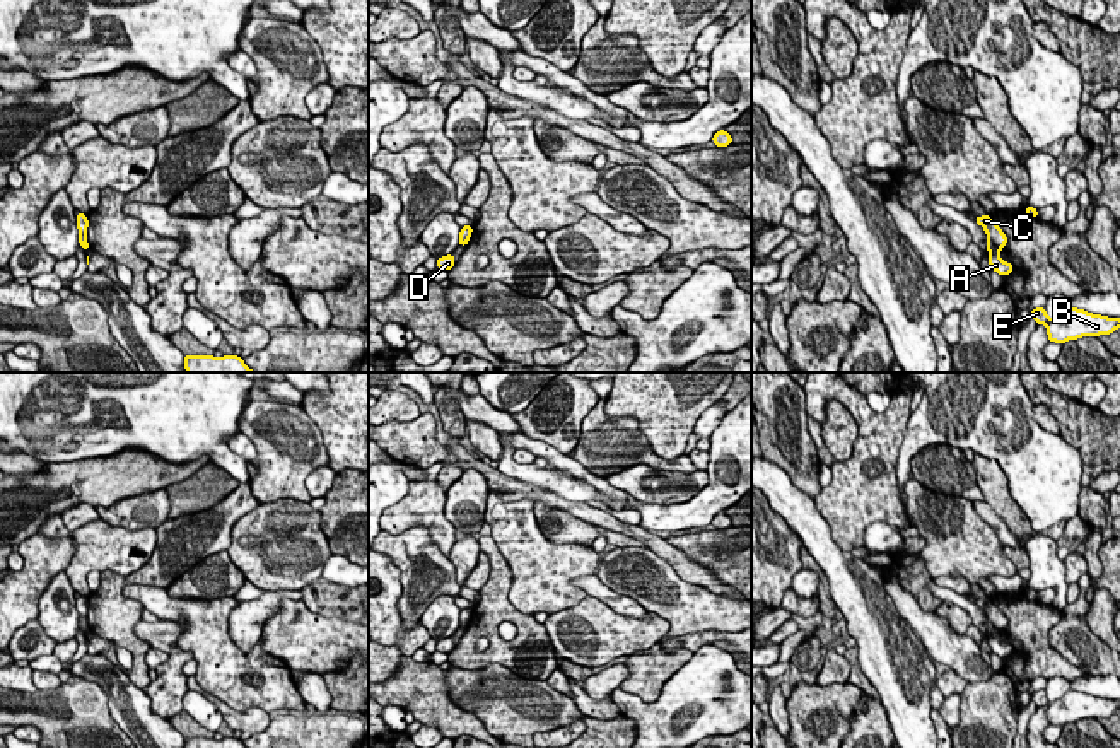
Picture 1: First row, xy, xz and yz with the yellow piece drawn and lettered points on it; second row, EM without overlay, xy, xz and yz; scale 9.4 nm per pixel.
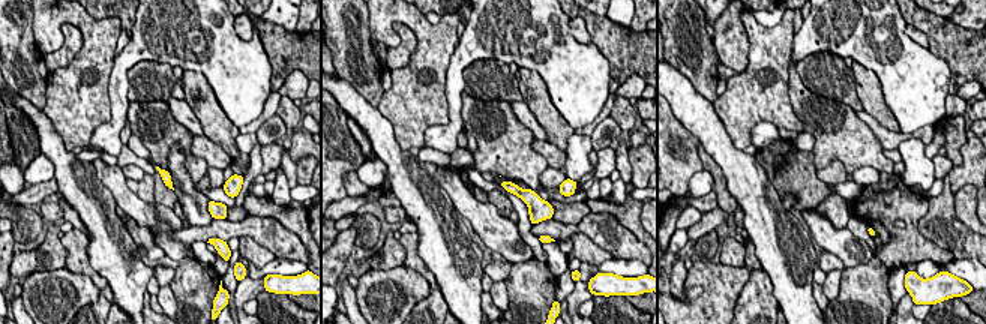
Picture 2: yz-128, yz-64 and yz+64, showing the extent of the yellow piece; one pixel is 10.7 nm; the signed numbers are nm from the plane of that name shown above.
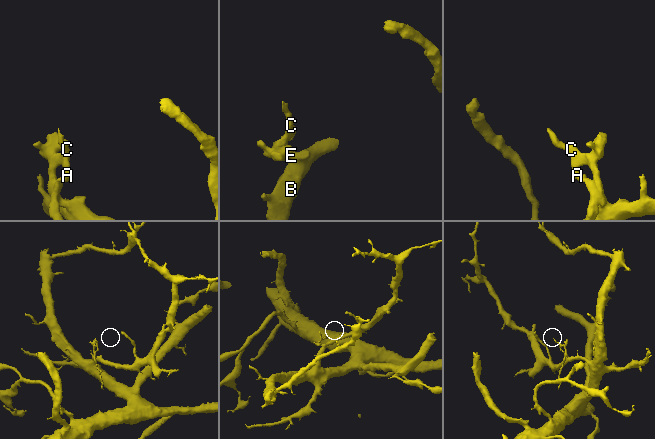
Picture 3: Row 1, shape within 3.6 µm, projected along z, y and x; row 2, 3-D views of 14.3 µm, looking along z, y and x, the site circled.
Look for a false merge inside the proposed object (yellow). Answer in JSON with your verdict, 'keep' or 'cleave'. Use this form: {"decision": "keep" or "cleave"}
{"decision": "keep"}

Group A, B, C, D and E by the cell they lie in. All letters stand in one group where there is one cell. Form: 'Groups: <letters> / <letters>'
Groups: A B C D E

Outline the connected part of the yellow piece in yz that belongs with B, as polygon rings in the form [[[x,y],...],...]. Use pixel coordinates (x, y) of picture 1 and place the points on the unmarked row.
[[[1045,690],[1031,692],[1031,700],[1036,707],[1047,709],[1048,724],[1065,726],[1067,722],[1077,722],[1081,719],[1110,717],[1120,710],[1120,700],[1108,700],[1093,697],[1084,692],[1069,690],[1065,695],[1050,702]]]

